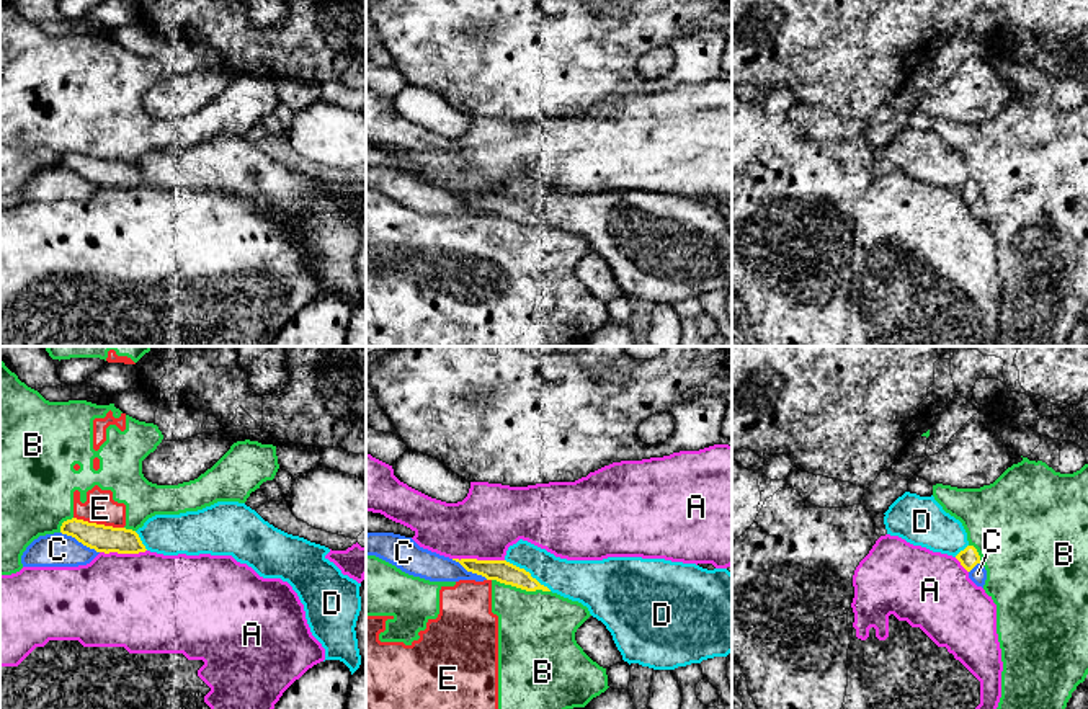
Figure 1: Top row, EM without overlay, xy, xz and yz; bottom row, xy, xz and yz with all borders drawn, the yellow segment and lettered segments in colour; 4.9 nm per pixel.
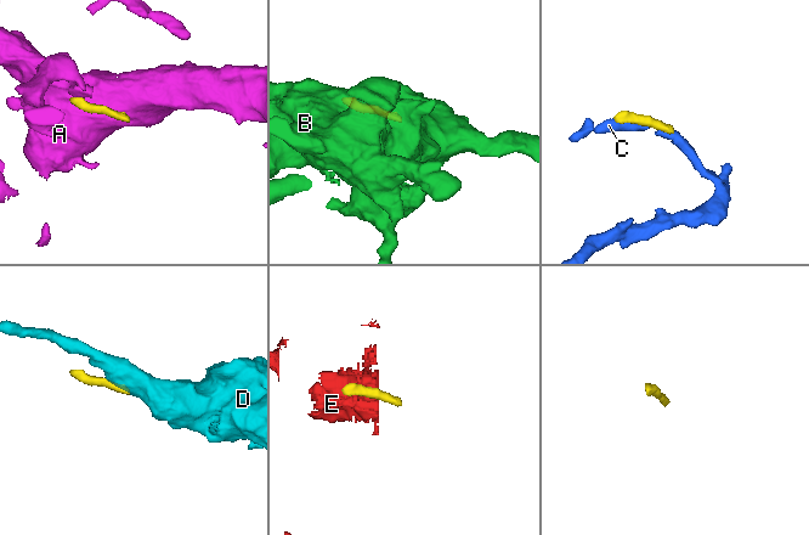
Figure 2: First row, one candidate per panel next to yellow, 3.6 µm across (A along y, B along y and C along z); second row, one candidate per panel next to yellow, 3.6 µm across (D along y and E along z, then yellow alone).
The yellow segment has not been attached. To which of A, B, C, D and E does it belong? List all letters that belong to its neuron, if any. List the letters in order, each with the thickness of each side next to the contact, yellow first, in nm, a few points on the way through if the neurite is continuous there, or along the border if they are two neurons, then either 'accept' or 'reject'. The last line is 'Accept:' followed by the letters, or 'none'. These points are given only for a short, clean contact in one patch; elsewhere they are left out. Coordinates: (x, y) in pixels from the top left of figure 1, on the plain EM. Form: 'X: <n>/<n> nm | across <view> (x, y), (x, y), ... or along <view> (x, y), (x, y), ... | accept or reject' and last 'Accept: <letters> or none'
A: 110/320 nm | reject
B: 110/380 nm | reject
C: 130/170 nm | reject
D: 110/200 nm | accept
E: 130/150 nm | reject
Accept: D

